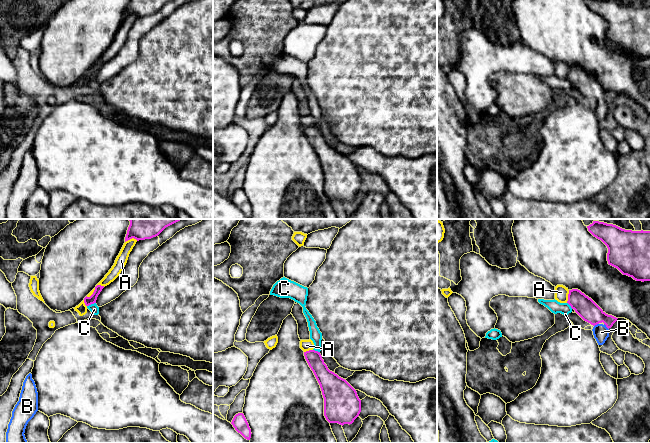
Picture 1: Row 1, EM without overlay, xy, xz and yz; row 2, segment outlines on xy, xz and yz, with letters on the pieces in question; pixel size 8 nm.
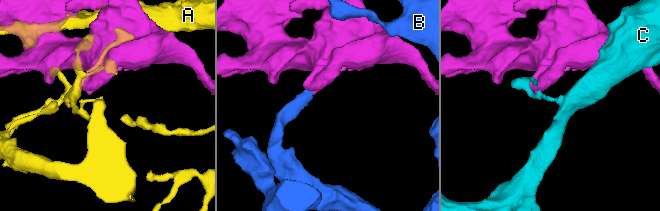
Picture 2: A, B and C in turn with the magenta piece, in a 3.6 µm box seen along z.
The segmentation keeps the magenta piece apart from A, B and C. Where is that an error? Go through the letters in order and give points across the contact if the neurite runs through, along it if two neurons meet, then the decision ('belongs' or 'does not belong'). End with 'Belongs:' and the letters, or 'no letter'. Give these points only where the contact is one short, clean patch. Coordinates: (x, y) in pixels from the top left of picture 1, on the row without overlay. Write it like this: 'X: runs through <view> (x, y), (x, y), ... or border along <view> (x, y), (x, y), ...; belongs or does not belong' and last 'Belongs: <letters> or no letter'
A: does not belong
B: runs through yz (585, 83), (599, 92), (606, 102), (601, 108); belongs
C: does not belong
Belongs: B

